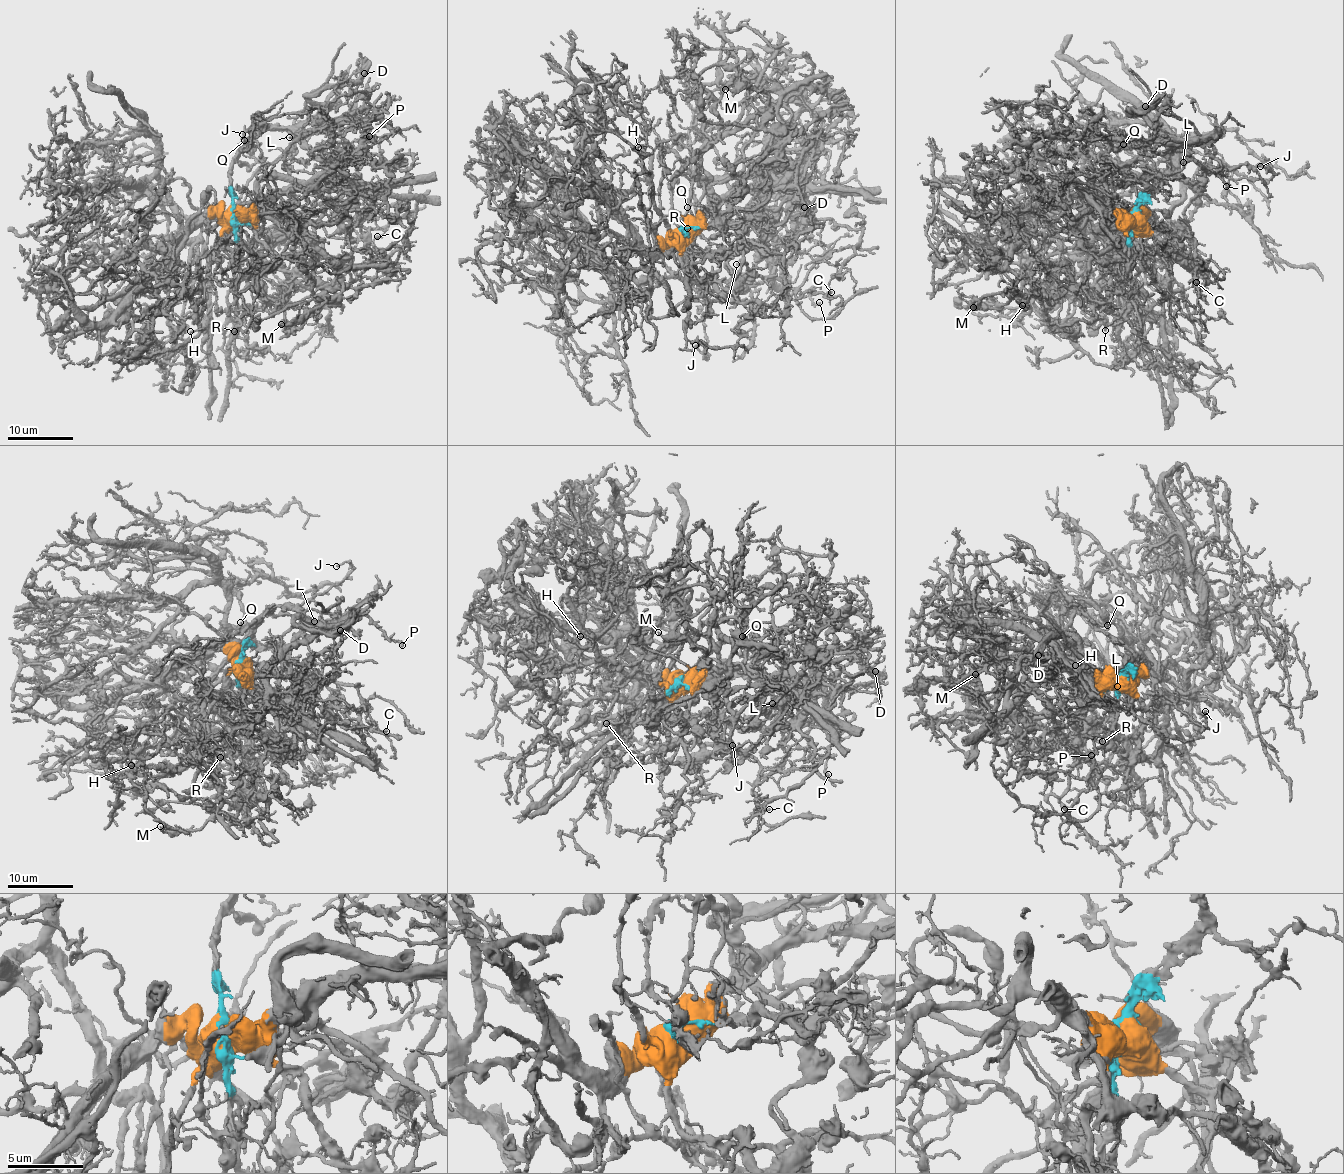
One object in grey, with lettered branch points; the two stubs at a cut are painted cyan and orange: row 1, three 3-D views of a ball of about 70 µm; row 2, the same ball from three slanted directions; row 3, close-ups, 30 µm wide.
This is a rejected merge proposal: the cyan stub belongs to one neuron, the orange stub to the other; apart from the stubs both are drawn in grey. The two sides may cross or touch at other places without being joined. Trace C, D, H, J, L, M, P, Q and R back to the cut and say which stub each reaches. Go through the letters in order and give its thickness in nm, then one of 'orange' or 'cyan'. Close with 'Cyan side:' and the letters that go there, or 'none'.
C: 110 nm | orange
D: 550 nm | cyan
H: 130 nm | orange
J: 130 nm | cyan
L: 100 nm | cyan
M: 120 nm | orange
P: 150 nm | cyan
Q: 120 nm | cyan
R: 160 nm | cyan
Cyan side: D, J, L, P, Q, R

